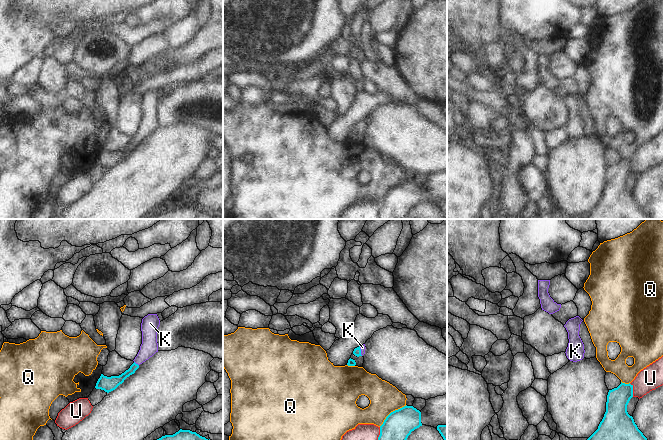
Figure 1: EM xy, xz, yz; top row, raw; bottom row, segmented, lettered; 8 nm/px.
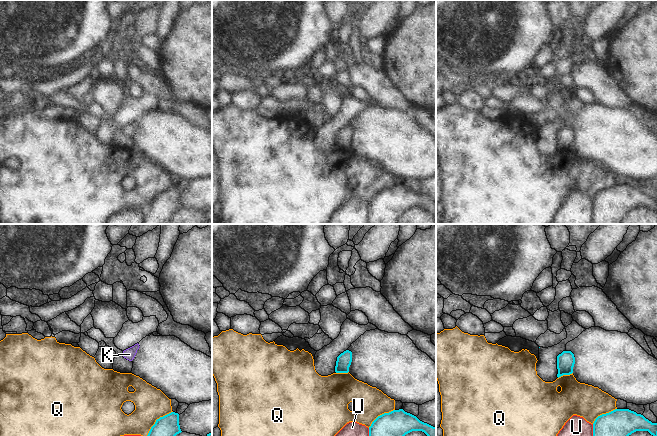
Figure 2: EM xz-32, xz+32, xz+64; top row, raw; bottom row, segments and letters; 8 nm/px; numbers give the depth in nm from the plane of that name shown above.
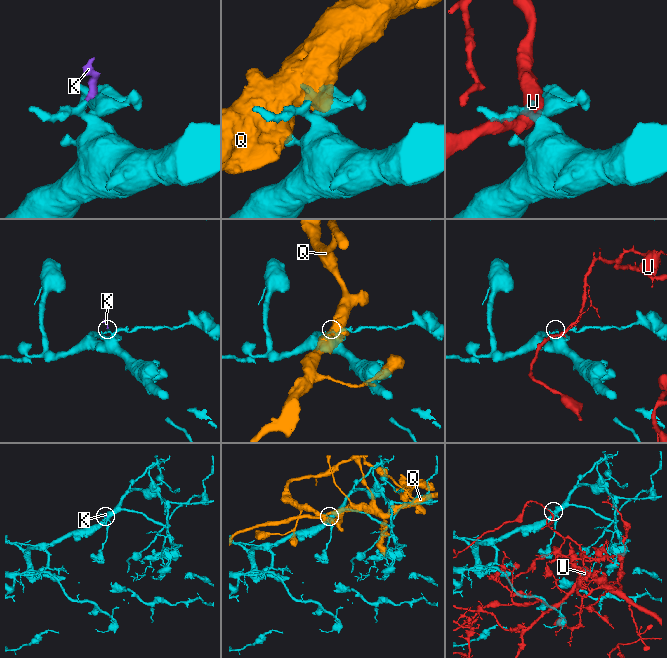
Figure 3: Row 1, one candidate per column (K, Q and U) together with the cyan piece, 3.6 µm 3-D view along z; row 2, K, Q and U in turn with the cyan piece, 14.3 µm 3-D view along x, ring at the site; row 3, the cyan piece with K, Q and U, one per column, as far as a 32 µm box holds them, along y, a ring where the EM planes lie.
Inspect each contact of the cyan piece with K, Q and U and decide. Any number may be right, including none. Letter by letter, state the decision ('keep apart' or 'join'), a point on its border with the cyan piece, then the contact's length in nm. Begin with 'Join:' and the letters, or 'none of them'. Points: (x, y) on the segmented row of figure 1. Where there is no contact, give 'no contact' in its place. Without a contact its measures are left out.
Join: K
K: join | xy (135, 363) | 50 nm
Q: keep apart | xz (391, 412) | 280 nm
U: keep apart | yz (632, 390) | 120 nm

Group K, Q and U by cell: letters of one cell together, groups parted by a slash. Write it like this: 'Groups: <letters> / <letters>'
Groups: K / Q / U.

